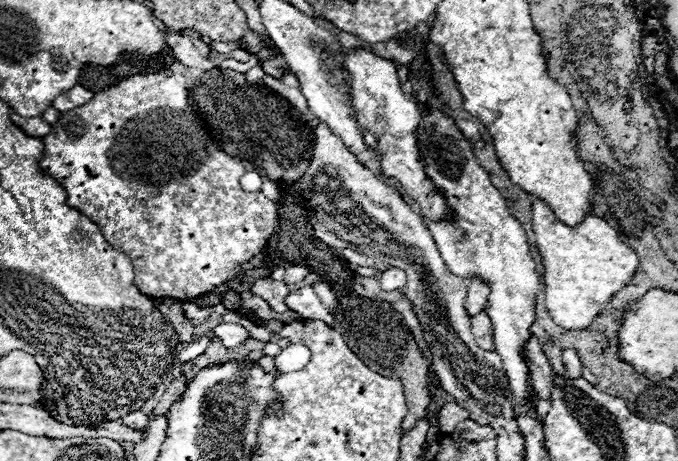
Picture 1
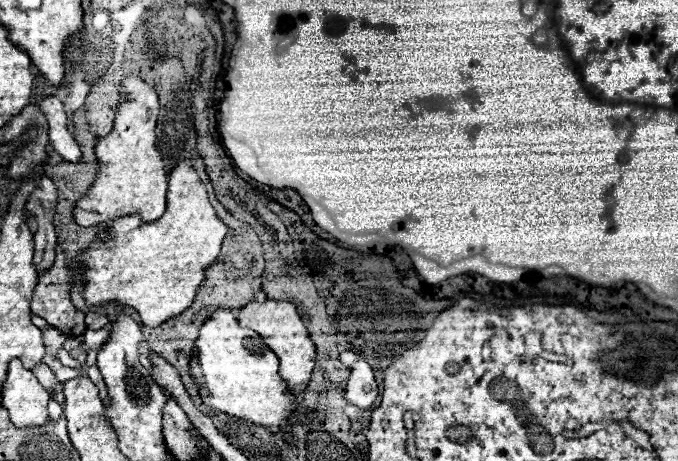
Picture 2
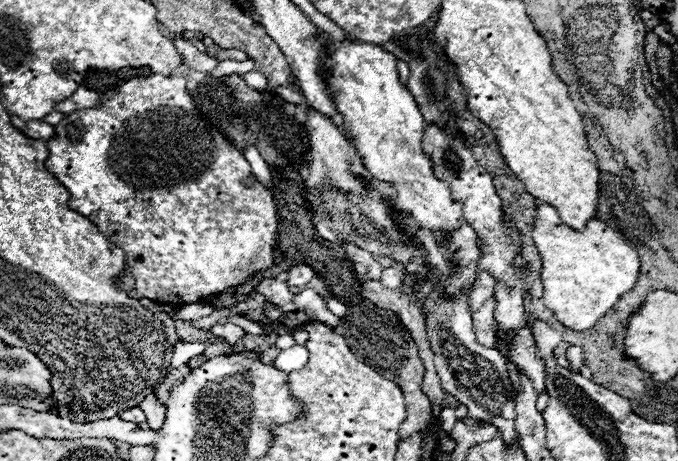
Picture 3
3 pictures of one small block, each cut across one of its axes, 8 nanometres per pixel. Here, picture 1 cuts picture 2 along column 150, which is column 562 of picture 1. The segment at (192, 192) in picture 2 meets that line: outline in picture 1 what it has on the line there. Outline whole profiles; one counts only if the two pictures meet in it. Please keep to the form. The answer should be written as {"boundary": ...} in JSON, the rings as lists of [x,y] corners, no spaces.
{"boundary":[[[544,200],[532,202],[532,230],[542,256],[546,310],[550,318],[568,330],[584,330],[610,302],[612,294],[630,282],[638,268],[636,252],[624,244],[618,232],[592,212],[580,226],[566,226],[556,218]]]}

